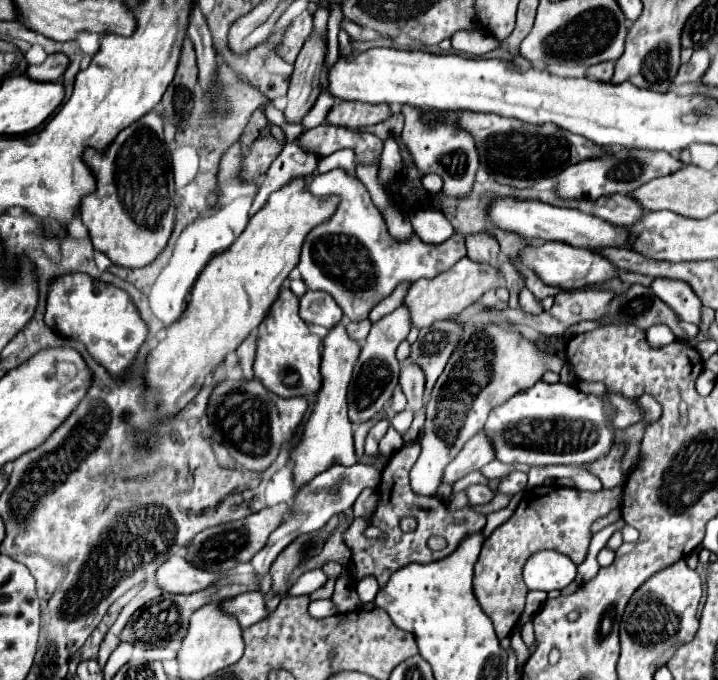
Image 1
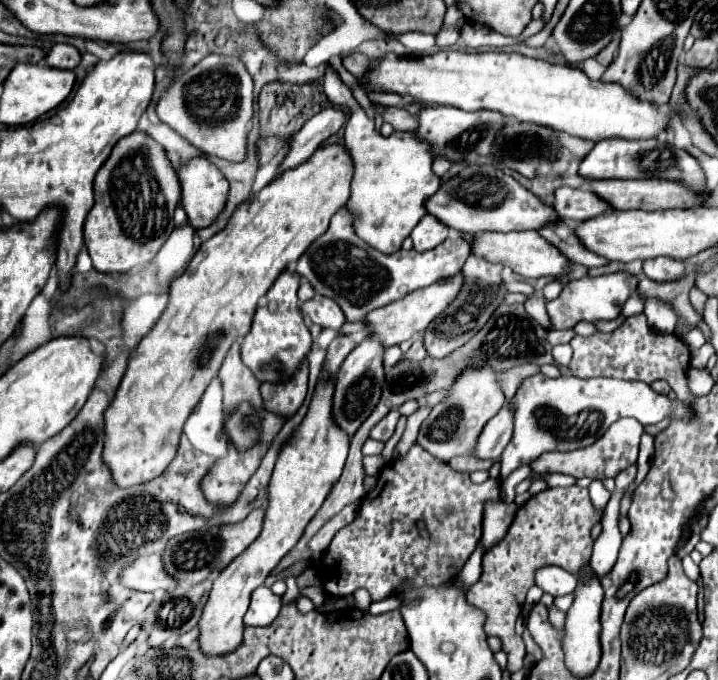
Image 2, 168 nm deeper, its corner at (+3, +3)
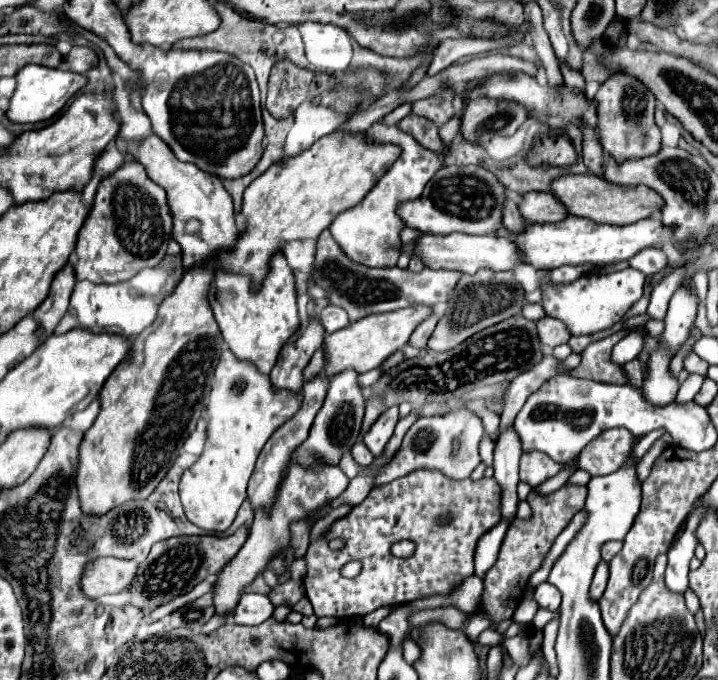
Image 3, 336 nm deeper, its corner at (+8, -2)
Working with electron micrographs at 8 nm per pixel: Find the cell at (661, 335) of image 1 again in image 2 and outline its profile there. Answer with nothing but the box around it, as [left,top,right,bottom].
[644,297,678,333]

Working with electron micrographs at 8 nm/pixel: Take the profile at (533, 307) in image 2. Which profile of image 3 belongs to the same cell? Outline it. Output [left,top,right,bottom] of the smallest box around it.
[537,316,571,348]

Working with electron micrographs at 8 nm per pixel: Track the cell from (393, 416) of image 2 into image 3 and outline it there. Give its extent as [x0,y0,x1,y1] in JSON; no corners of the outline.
[363,406,399,458]

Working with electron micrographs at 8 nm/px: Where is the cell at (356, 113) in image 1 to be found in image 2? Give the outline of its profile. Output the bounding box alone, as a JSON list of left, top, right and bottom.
[376,105,418,131]

